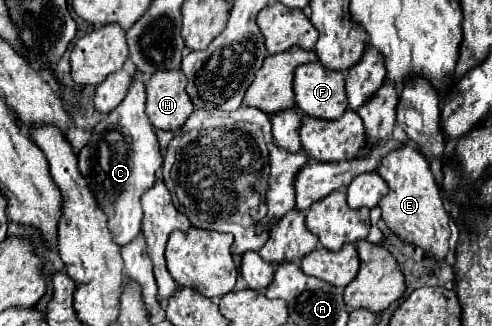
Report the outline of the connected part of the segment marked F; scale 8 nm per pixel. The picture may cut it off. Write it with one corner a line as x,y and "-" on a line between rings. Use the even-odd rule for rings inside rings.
310,62
296,68
294,94
298,108
302,108
308,116
336,120
348,108
344,74
326,70
320,62

